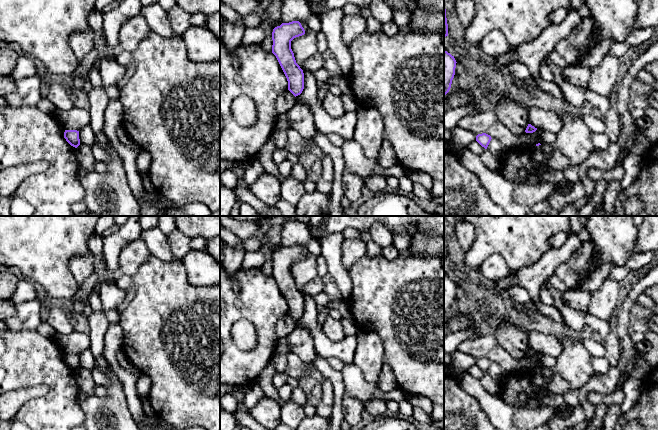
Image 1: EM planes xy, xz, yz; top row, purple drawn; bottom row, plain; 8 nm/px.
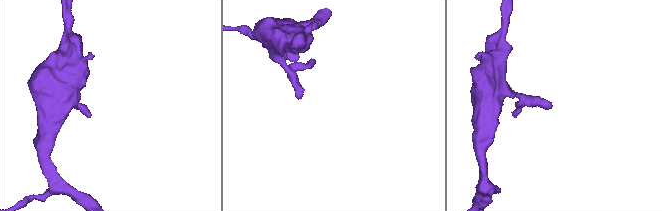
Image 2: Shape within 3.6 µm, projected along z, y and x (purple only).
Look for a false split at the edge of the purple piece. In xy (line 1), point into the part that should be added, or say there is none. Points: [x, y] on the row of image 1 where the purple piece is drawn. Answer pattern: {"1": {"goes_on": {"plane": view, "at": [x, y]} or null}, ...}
{"1": {"goes_on": null}}

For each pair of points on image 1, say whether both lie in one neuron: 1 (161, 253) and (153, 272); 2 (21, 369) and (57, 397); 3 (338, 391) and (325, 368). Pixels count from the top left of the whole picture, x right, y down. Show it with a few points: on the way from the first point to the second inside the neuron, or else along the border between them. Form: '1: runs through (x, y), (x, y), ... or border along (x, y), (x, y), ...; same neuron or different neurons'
1: border along (151, 254), (165, 261), (172, 261), (176, 258); different neurons
2: runs through (32, 369), (37, 369), (54, 386); same neuron
3: runs through (338, 385), (336, 379), (331, 374); same neuron

